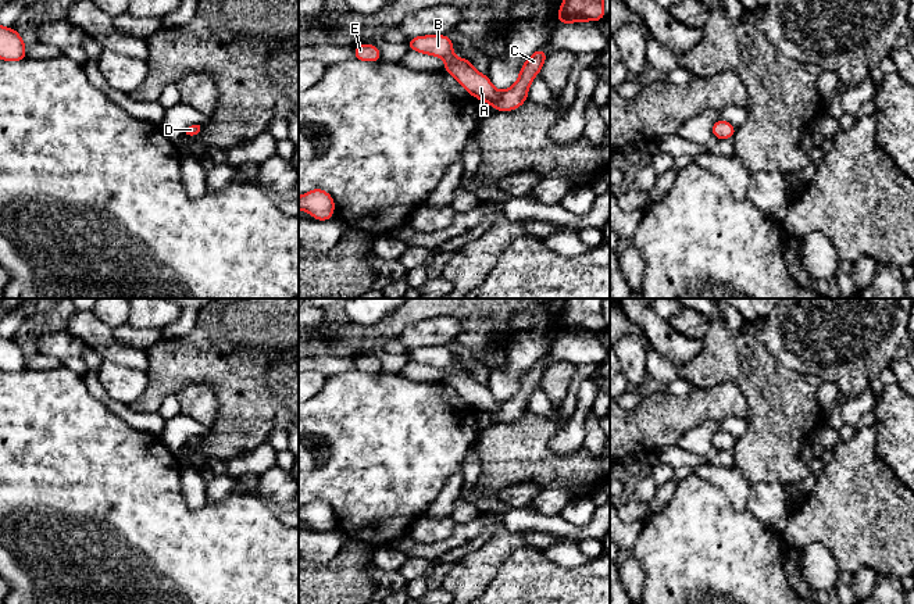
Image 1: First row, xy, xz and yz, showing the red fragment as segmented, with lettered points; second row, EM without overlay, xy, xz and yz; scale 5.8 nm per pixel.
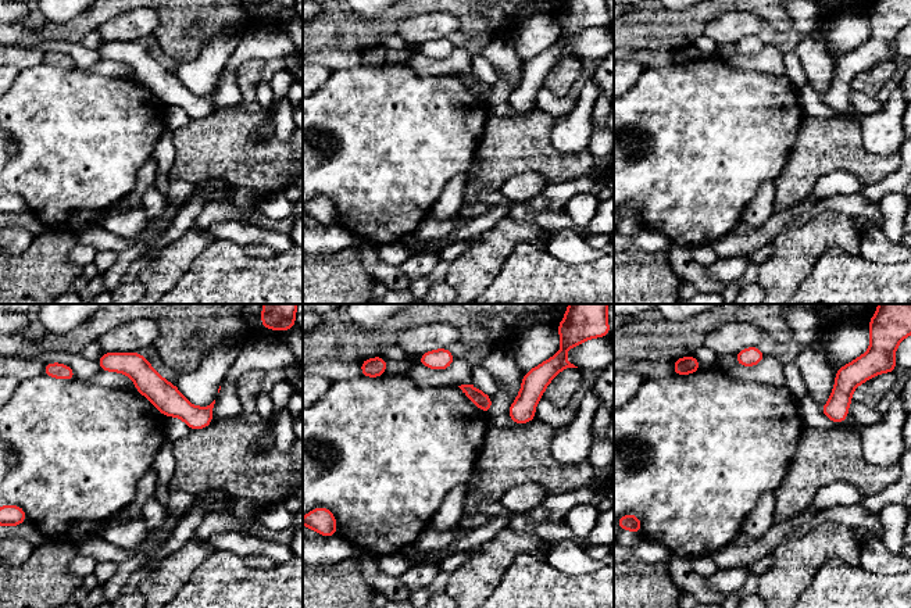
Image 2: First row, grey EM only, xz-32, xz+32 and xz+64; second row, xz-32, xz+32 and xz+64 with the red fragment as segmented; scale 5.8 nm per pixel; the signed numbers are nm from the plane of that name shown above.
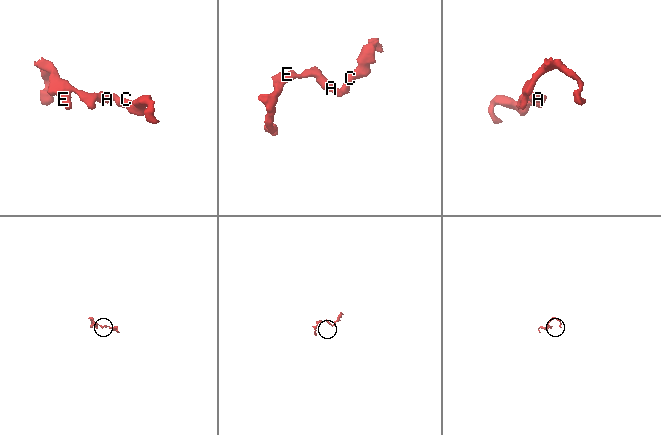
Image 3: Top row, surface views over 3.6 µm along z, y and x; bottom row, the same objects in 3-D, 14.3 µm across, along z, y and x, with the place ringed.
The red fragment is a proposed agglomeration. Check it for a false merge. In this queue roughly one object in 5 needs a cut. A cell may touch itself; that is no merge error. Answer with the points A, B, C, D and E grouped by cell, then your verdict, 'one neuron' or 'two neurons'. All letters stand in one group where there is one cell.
A B C D E | one neuron

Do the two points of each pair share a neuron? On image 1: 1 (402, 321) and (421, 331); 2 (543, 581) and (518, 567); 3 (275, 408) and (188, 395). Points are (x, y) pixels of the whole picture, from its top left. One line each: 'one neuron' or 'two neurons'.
1: two neurons
2: one neuron
3: two neurons

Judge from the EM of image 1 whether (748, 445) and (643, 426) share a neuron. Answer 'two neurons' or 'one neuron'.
two neurons

